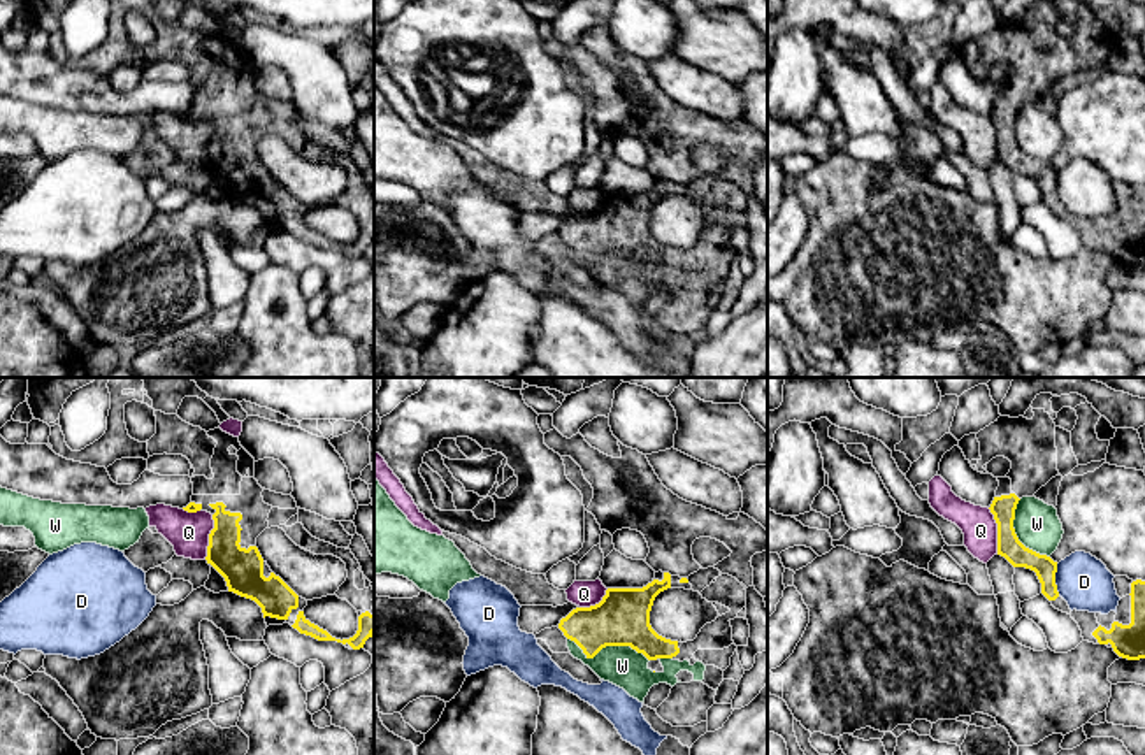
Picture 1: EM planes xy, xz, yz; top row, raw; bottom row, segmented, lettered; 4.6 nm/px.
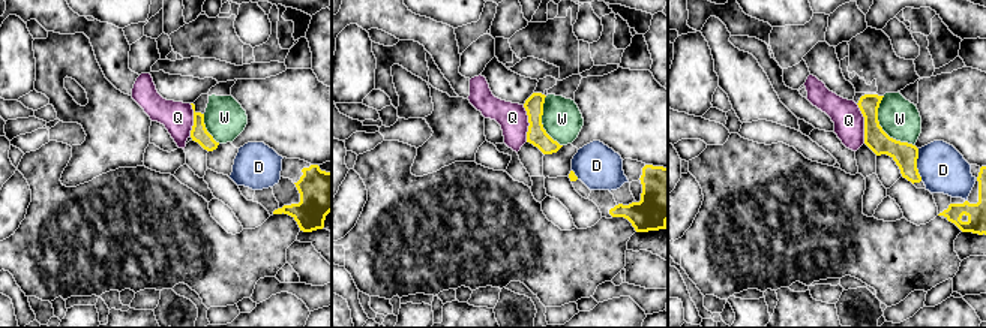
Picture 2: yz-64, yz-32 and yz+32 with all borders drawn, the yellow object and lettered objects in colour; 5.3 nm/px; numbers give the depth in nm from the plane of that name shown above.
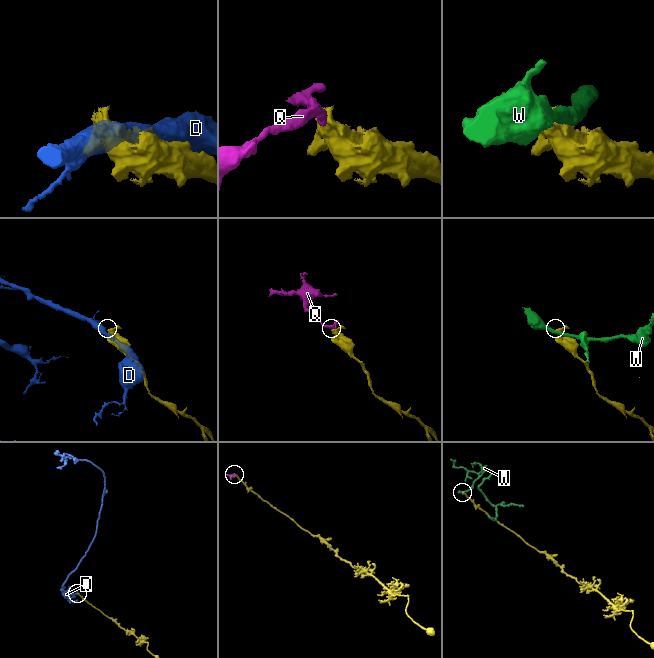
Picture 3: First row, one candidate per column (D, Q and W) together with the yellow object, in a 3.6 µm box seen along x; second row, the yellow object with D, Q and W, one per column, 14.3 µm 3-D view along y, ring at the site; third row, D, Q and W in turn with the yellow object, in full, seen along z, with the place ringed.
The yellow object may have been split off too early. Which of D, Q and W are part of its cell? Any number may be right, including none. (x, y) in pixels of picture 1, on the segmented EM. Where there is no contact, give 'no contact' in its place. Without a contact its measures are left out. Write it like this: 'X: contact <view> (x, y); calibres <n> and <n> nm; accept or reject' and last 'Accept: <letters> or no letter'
D: contact yz (1054, 580); calibres 100 and 240 nm; reject
Q: contact yz (998, 531); calibres 110 and 160 nm; reject
W: contact xz (608, 645); calibres 260 and 190 nm; reject
Accept: no letter

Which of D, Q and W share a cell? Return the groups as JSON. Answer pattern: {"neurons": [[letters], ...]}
{"neurons": [["D"], ["Q"], ["W"]]}

